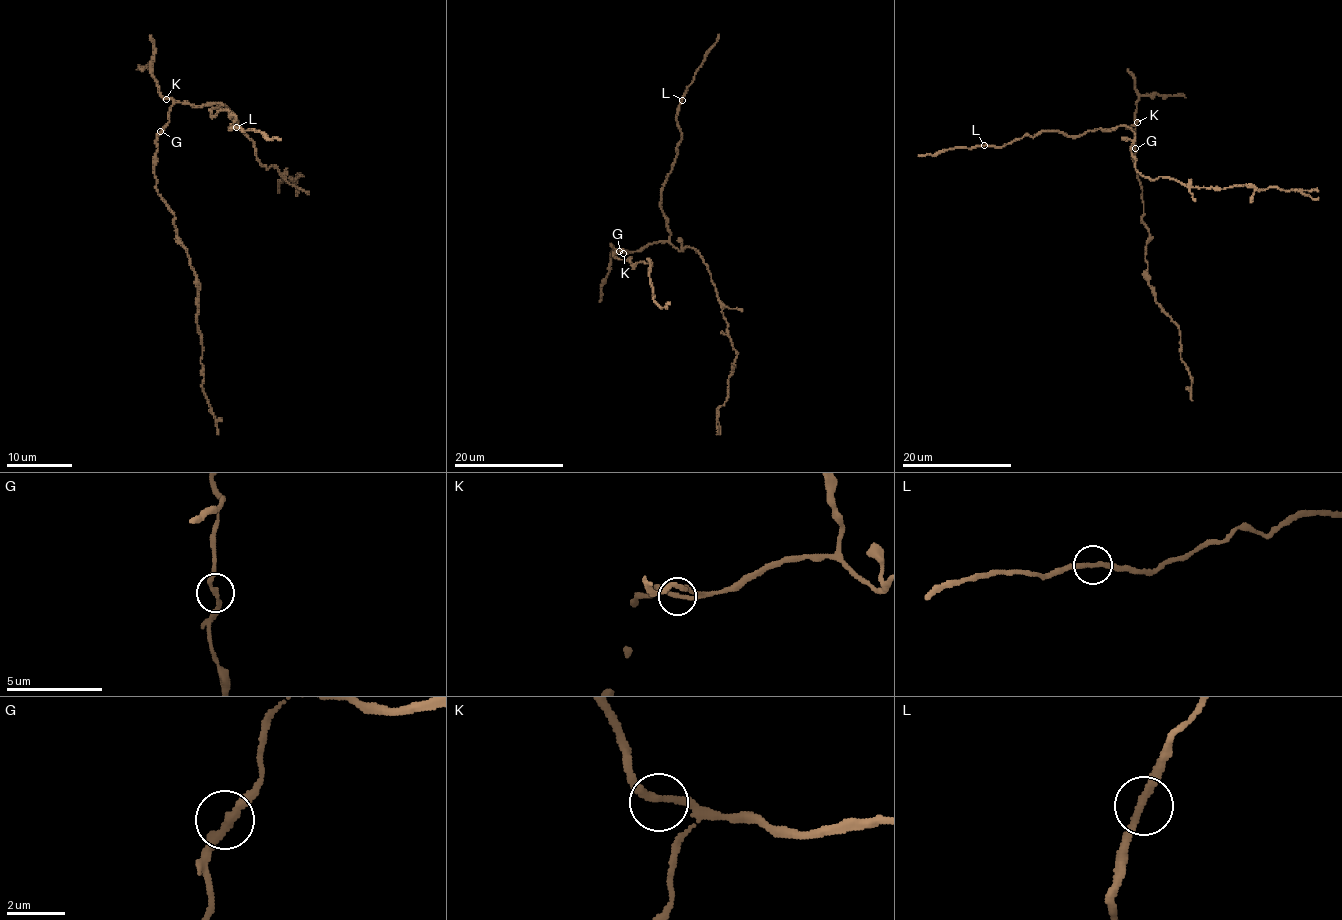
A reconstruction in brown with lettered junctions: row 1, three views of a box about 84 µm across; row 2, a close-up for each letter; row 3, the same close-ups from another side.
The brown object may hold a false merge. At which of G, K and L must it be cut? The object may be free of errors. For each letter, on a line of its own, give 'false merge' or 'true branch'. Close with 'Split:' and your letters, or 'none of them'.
G: true branch
K: true branch
L: true branch
Split: none of them

